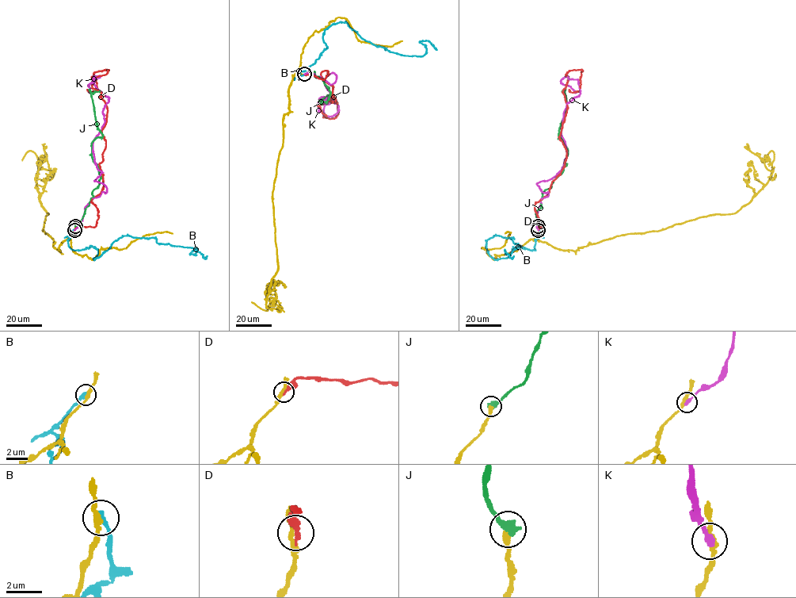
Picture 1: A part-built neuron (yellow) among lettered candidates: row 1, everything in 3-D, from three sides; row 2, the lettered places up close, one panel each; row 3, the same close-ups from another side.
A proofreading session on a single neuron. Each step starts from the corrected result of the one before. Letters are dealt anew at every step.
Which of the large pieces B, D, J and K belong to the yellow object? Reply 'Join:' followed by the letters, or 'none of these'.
Join: J

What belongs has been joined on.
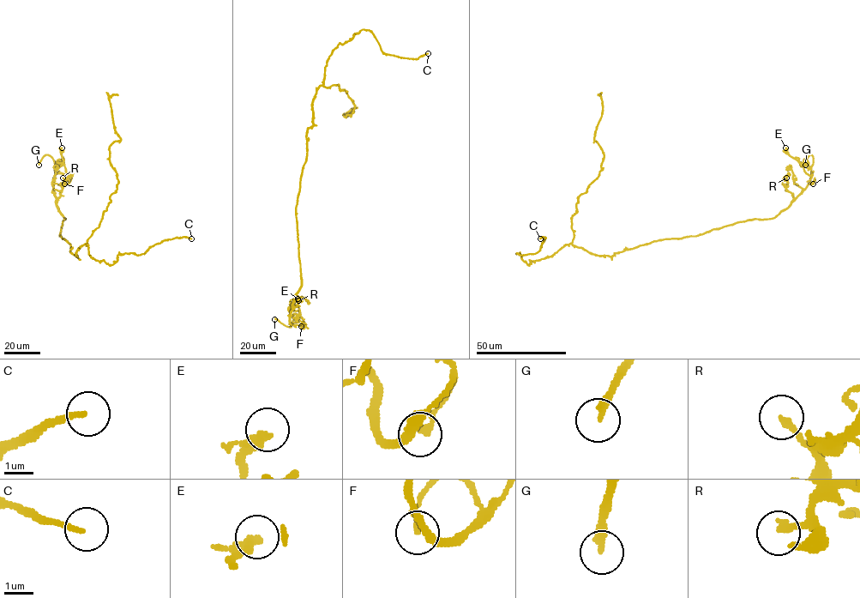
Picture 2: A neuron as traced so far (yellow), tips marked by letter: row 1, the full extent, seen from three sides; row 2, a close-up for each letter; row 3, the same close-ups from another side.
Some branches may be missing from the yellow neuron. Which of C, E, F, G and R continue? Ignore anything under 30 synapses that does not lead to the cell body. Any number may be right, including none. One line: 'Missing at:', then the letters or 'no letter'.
Missing at: C, G

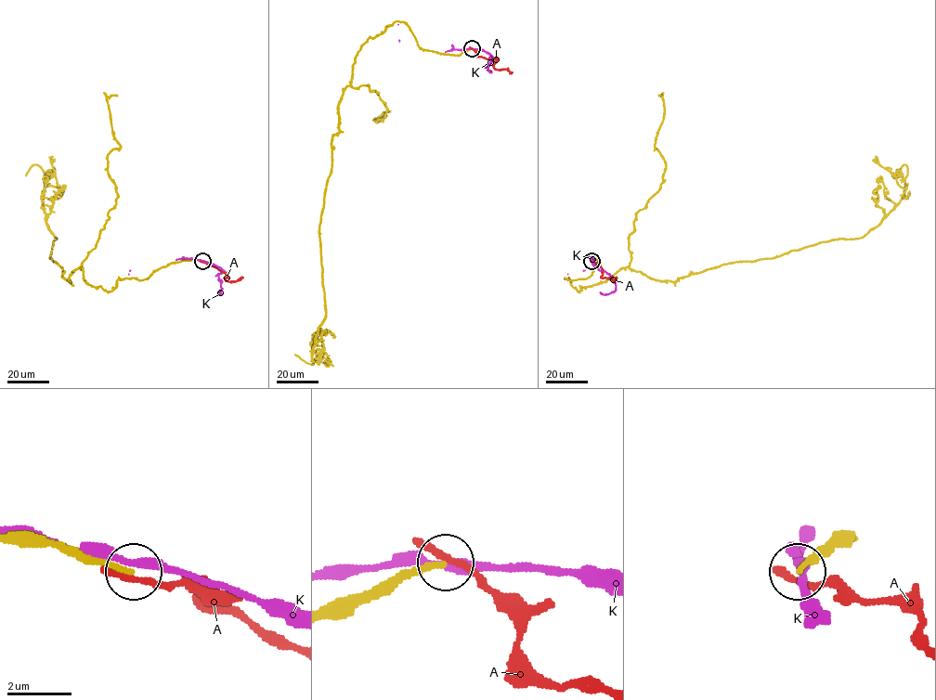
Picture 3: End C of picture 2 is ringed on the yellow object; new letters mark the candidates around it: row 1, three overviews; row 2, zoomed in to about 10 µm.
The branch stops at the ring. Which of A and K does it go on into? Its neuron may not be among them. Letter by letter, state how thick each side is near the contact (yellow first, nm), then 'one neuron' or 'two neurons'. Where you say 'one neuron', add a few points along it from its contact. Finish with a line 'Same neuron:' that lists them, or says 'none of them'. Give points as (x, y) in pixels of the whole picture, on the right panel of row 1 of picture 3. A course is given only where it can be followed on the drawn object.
A: 190/280 nm | two neurons
K: 240/300 nm | two neurons
Same neuron: none of them

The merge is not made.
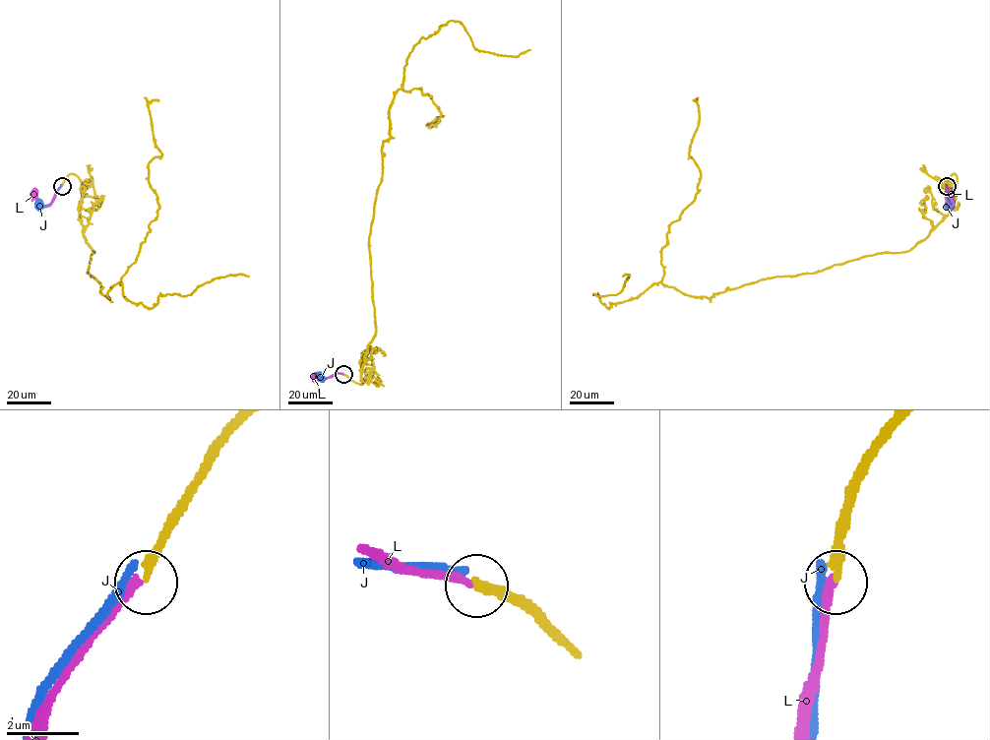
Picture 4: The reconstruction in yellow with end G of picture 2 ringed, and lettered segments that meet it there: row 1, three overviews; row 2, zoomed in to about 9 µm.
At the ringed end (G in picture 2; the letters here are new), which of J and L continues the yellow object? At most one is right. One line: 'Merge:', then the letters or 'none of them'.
Merge: L

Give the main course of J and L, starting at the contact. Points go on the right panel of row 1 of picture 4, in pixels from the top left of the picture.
J: (947, 184), (946, 198), (953, 205), (950, 204)
L: (947, 185), (946, 199), (950, 206), (954, 202), (950, 194)

